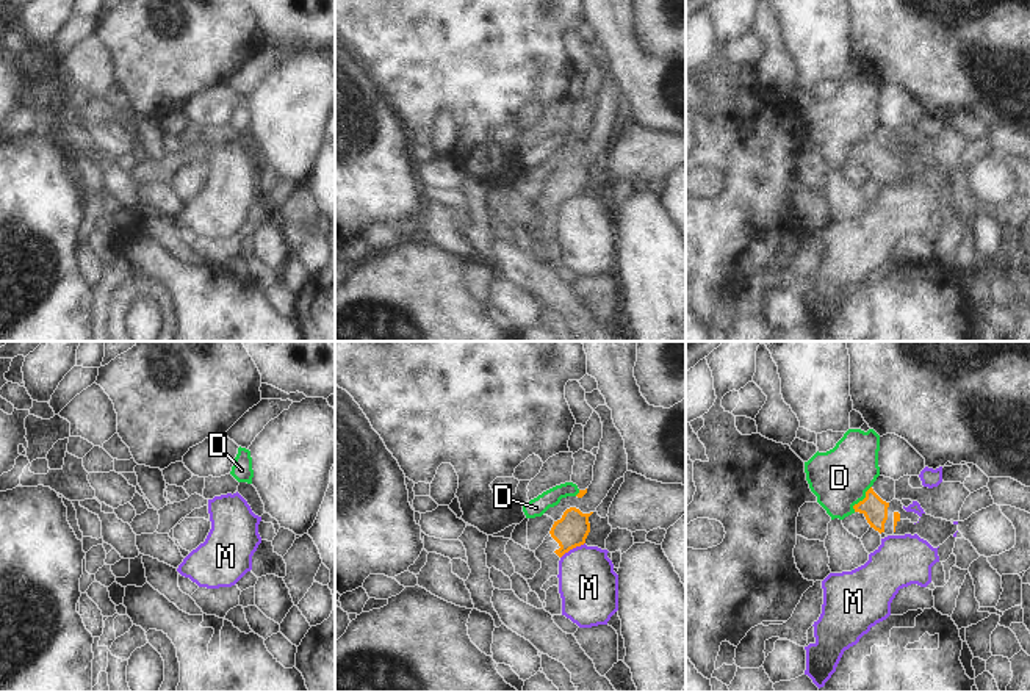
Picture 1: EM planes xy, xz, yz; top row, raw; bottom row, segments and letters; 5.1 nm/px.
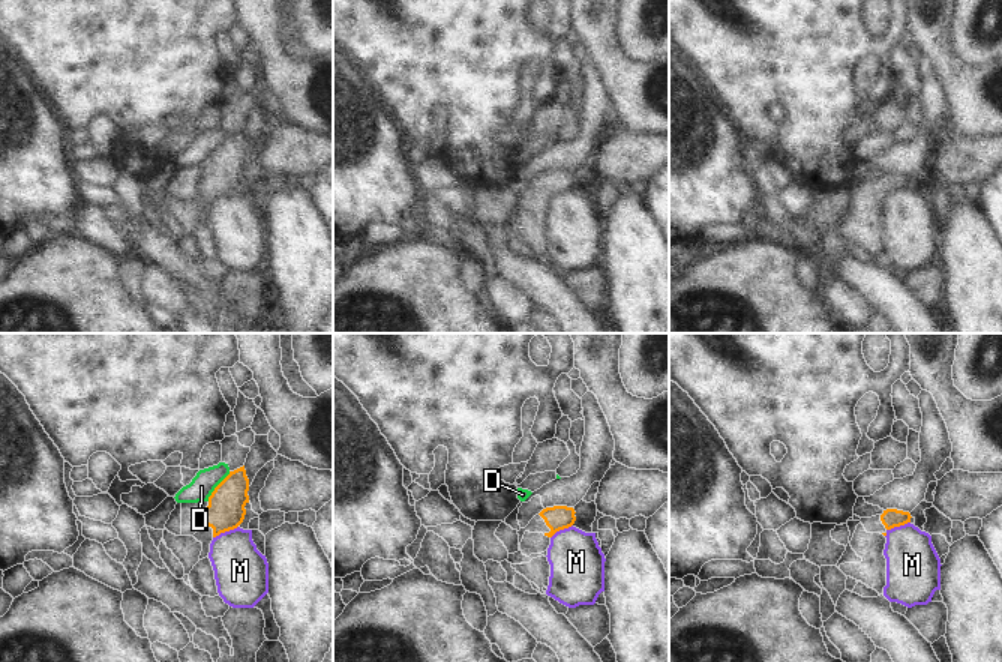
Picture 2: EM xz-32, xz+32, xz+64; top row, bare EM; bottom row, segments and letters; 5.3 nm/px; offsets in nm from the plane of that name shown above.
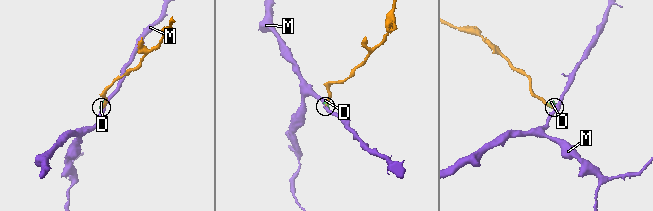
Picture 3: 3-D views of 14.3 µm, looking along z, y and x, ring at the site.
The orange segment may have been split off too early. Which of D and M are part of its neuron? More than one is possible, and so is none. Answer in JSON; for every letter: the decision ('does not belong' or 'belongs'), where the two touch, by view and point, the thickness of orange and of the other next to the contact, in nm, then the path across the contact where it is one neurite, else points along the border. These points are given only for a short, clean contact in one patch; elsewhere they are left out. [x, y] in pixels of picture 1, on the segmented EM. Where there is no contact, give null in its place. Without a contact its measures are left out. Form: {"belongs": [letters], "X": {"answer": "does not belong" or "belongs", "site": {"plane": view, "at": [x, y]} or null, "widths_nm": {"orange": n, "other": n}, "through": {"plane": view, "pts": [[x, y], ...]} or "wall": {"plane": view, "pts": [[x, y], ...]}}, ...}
{"belongs": [], "D": {"answer": "does not belong", "site": {"plane": "yz", "at": [863, 500]}, "widths_nm": {"orange": 130, "other": 300}, "wall": {"plane": "yz", "pts": [[871, 486], [866, 495], [853, 506], [853, 511]]}}, "M": {"answer": "does not belong", "site": {"plane": "xz", "at": [572, 548]}, "widths_nm": {"orange": 170, "other": 300}, "wall": {"plane": "xz", "pts": [[584, 542], [570, 548], [561, 558]]}}}

